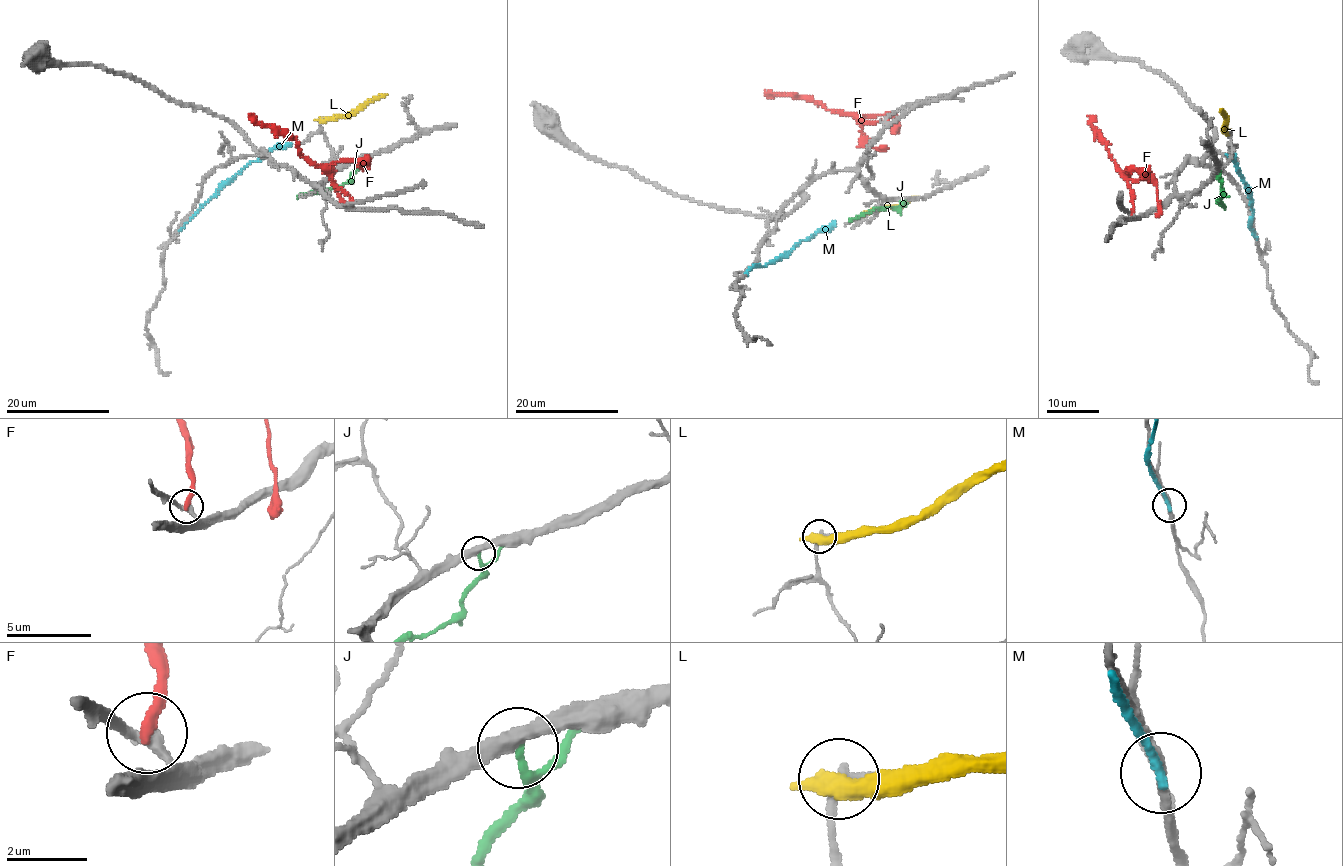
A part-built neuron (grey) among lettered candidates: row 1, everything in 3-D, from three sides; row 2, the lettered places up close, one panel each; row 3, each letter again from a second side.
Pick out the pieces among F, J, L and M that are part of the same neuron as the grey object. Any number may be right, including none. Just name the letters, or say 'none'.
none

